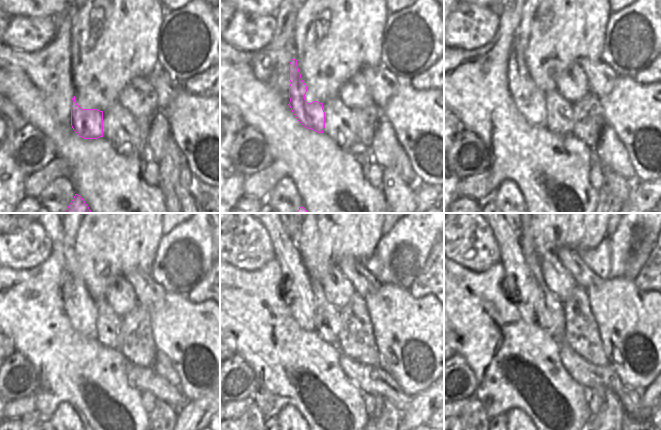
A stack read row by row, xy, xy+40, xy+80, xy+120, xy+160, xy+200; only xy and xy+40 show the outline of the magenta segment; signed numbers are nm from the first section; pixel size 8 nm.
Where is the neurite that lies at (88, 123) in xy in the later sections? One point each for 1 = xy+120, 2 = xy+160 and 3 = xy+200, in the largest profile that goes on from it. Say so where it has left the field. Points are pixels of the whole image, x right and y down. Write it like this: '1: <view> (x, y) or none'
1: xy+120 (79, 307)
2: xy+160 (295, 288)
3: xy+200 (518, 285)

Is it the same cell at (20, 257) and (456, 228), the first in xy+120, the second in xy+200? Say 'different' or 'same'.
same

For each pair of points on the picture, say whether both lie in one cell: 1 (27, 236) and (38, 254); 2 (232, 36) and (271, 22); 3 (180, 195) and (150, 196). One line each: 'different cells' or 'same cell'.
1: same cell
2: same cell
3: different cells

